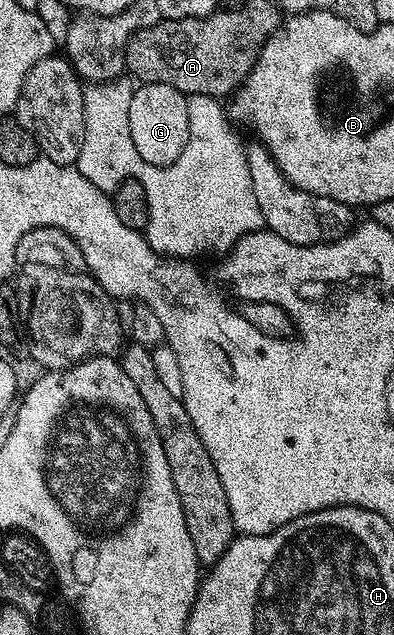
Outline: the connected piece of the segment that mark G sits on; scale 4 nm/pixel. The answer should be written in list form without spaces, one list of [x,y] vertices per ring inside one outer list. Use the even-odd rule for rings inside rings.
[[[139,84],[132,93],[129,120],[136,156],[154,166],[166,167],[178,159],[189,139],[188,97],[169,84]]]

